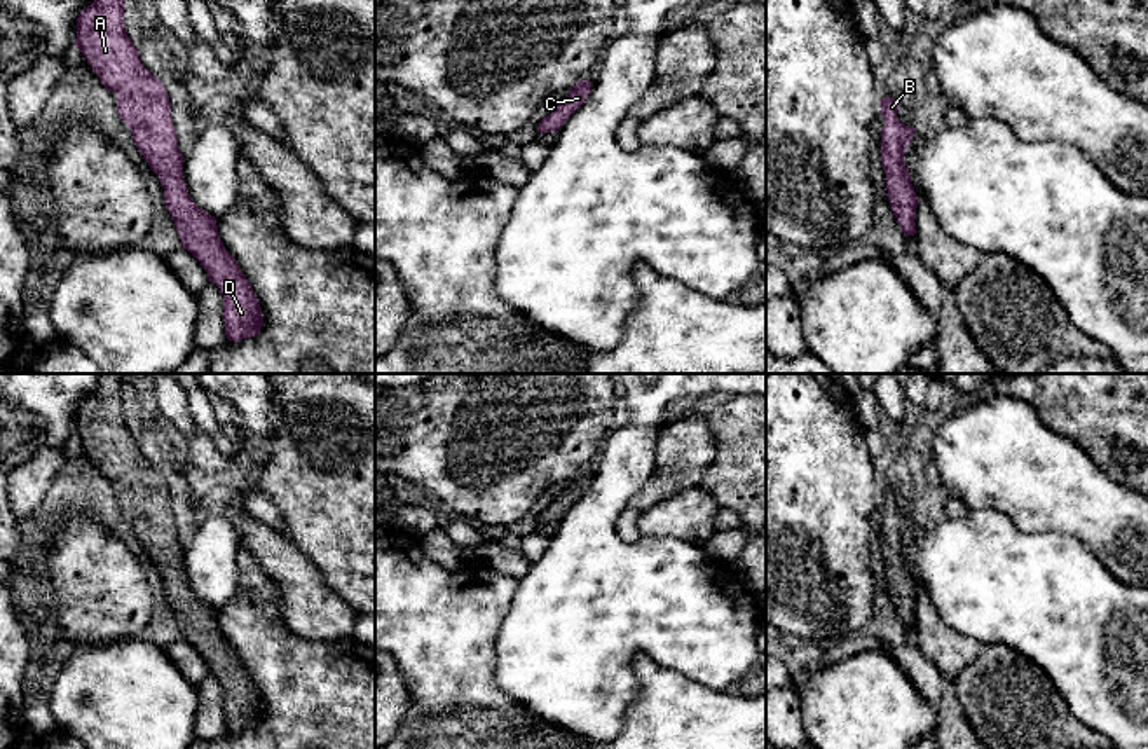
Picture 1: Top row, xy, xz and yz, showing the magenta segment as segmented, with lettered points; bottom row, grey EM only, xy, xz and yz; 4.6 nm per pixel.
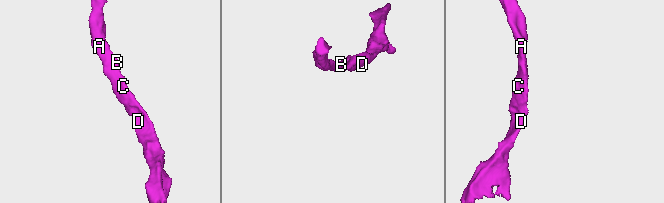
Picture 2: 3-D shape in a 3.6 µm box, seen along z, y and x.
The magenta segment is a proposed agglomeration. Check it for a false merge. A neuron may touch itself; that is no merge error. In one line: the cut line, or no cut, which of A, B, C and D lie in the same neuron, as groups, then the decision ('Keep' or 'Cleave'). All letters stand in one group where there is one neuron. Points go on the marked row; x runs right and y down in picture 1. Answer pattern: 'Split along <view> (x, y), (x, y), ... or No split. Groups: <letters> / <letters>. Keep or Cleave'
No split. Groups: A B C D. Keep

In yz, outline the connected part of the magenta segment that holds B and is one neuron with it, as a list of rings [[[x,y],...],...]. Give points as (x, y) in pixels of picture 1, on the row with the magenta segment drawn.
[[[881,98],[881,115],[885,126],[881,131],[881,162],[886,175],[888,201],[892,211],[905,236],[916,234],[916,208],[919,199],[911,183],[911,173],[905,168],[905,148],[916,134],[914,127],[897,120],[899,101]]]

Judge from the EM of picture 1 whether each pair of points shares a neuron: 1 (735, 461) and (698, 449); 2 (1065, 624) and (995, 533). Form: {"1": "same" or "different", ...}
{"1": "different", "2": "same"}

